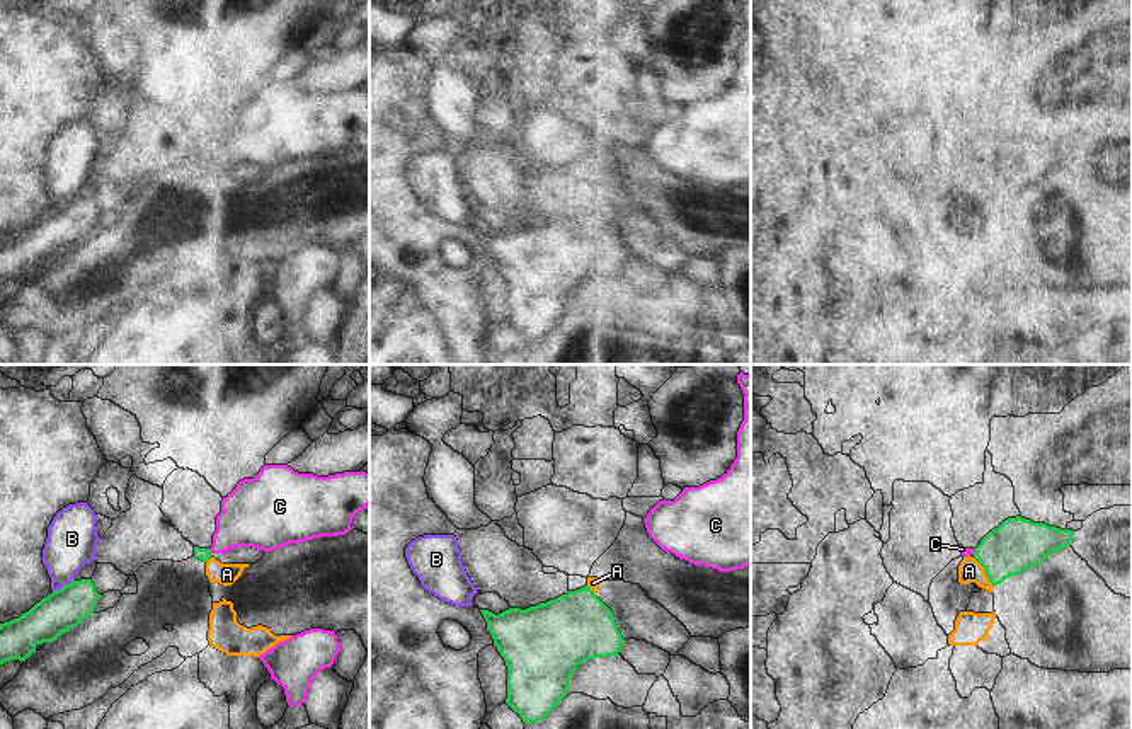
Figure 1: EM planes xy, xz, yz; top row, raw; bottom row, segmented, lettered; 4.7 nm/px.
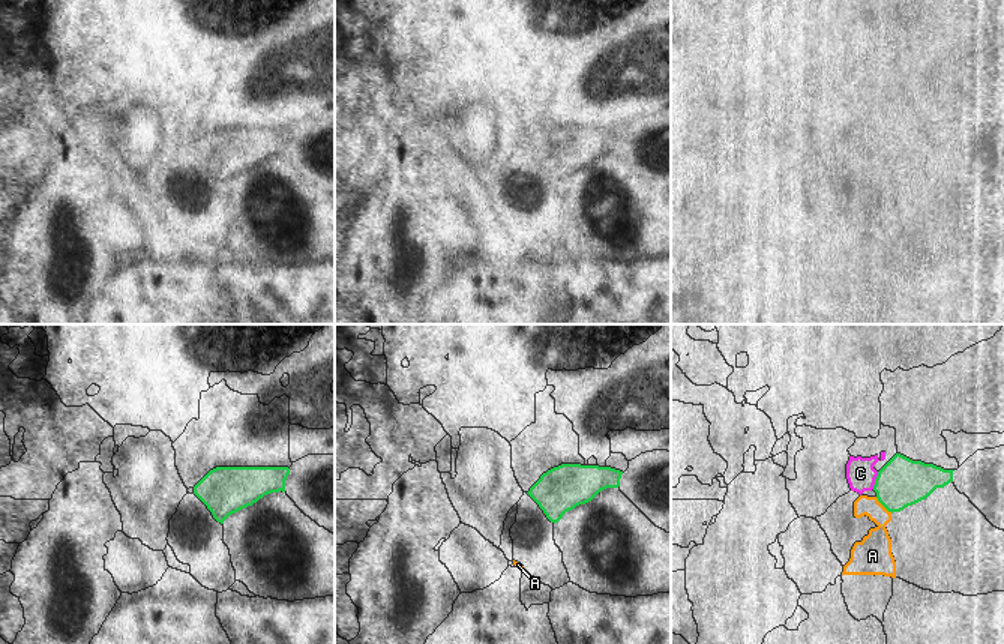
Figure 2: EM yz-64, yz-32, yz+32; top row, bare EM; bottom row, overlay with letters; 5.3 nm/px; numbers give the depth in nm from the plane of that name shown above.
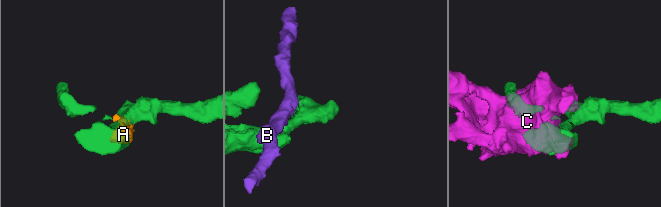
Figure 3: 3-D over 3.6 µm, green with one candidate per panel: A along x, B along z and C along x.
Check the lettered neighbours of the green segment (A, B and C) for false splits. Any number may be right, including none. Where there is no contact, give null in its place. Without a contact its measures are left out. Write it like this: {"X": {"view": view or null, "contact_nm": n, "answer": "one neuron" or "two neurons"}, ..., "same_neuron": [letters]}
{"A": {"view": "yz", "contact_nm": 170, "answer": "two neurons"}, "B": {"view": "xy", "contact_nm": 120, "answer": "two neurons"}, "C": {"view": "xy", "contact_nm": 30, "answer": "one neuron"}, "same_neuron": ["C"]}

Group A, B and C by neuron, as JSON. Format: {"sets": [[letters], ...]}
{"sets": [["A"], ["B"], ["C"]]}

